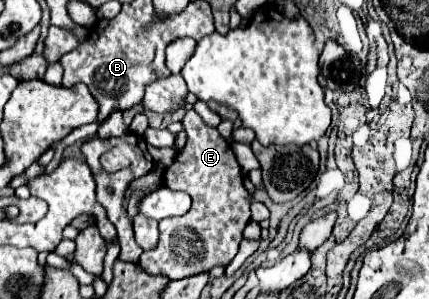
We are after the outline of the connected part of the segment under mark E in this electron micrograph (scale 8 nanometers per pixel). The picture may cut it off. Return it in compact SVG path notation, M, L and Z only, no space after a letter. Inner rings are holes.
M189 109L183 127L187 131L187 143L177 153L173 165L165 169L165 187L173 191L187 191L193 197L193 205L183 217L169 217L159 221L159 243L151 251L143 251L139 265L149 275L167 275L169 279L183 279L203 271L211 271L217 265L229 265L239 243L243 229L251 219L251 197L243 187L241 167L233 155L231 145L219 135L215 127L203 123L203 119Z

